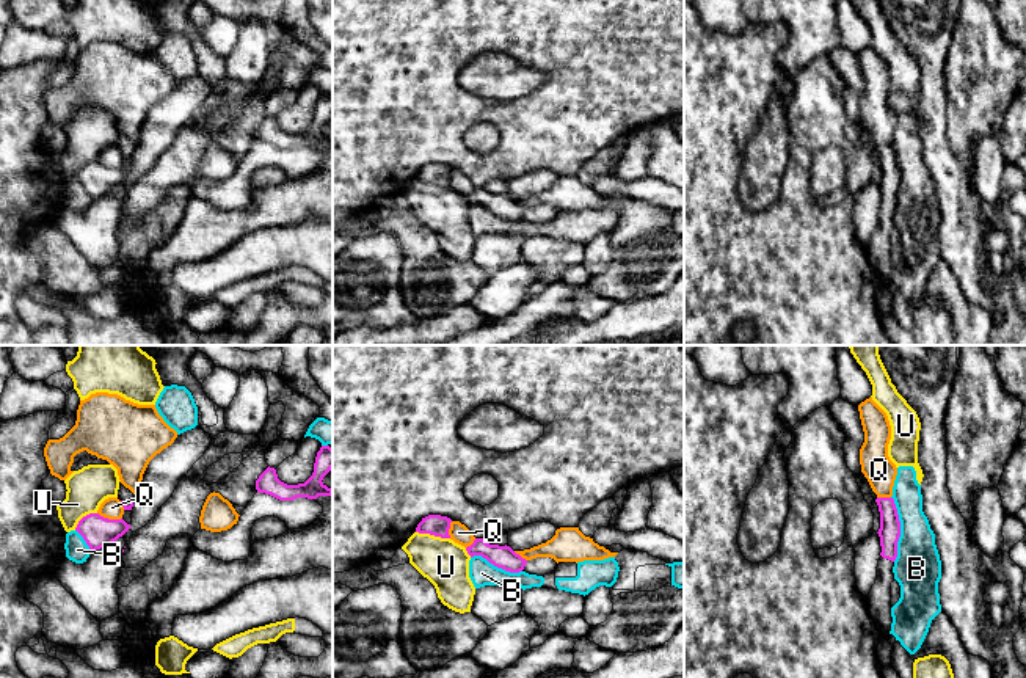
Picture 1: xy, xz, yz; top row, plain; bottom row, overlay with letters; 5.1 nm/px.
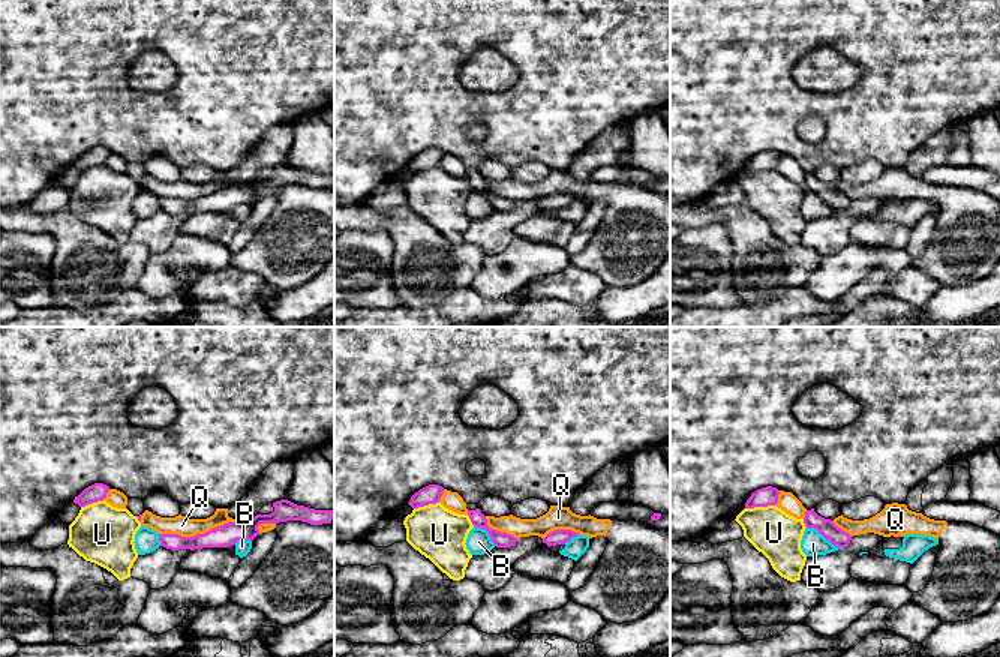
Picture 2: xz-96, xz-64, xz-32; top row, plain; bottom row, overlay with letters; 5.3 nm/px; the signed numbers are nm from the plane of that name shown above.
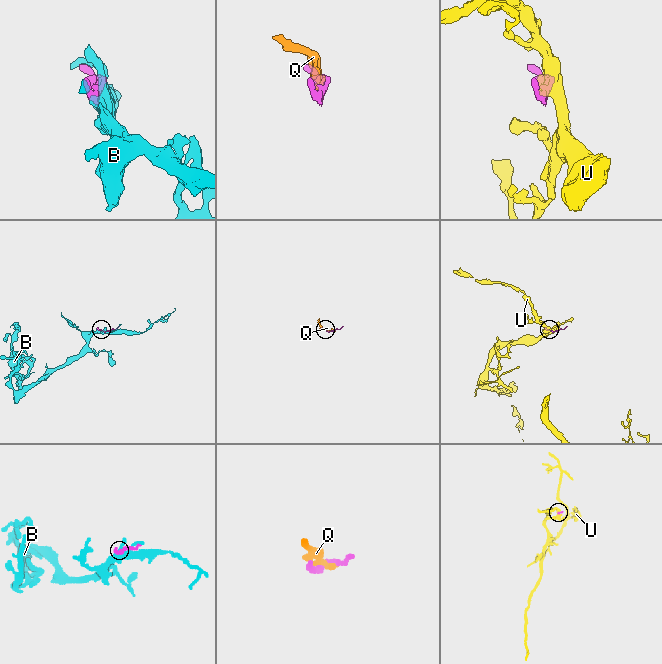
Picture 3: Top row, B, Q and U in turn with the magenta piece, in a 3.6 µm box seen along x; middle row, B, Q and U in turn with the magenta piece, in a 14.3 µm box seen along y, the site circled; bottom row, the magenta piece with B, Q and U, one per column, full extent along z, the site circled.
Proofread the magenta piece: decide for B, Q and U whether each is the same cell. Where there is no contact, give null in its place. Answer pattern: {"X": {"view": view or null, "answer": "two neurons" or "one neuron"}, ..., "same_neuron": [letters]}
{"B": {"view": "yz", "answer": "two neurons"}, "Q": {"view": "xy", "answer": "two neurons"}, "U": {"view": "xz", "answer": "two neurons"}, "same_neuron": []}

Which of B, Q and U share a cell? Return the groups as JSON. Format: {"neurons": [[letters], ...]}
{"neurons": [["B"], ["Q"], ["U"]]}

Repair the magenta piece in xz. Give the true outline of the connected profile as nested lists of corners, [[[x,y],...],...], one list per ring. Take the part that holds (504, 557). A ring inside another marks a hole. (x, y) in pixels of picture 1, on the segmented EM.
[[[475,538],[466,551],[471,557],[482,556],[494,567],[510,573],[522,571],[527,563],[527,560],[516,554],[510,546],[489,545],[483,538]]]

